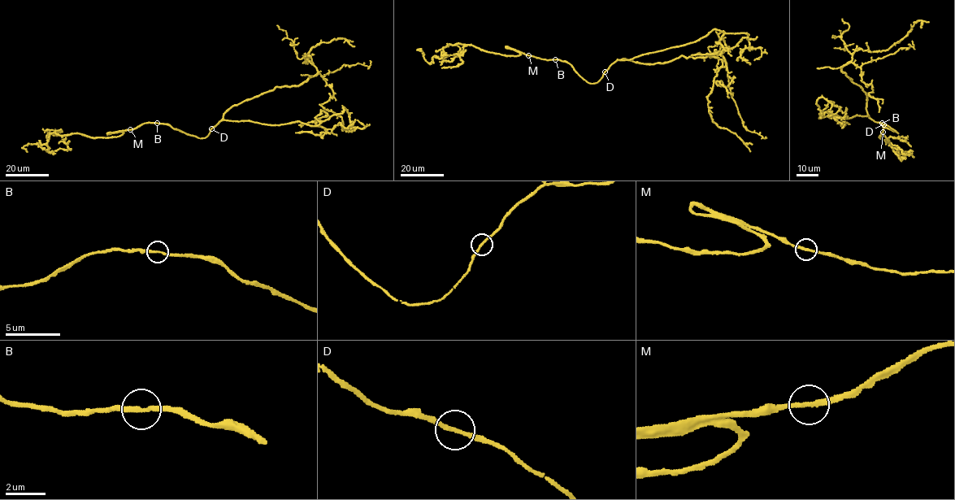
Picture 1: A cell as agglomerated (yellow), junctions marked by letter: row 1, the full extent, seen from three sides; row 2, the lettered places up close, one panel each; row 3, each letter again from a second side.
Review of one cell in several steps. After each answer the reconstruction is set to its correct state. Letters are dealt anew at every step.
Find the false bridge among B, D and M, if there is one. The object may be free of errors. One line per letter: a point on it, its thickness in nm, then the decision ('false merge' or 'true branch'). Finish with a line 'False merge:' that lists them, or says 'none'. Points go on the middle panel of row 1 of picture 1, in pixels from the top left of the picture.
B: at (555, 59); 240 nm thick; true branch
D: at (605, 71); 200 nm thick; true branch
M: at (528, 55); 220 nm thick; true branch
False merge: none

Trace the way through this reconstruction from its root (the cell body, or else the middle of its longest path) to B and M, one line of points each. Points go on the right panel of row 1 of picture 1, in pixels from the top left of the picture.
B: (878, 123), (889, 126), (898, 133), (883, 128), (881, 123)
M: (878, 123), (889, 126), (898, 133), (883, 128), (882, 123), (883, 132)

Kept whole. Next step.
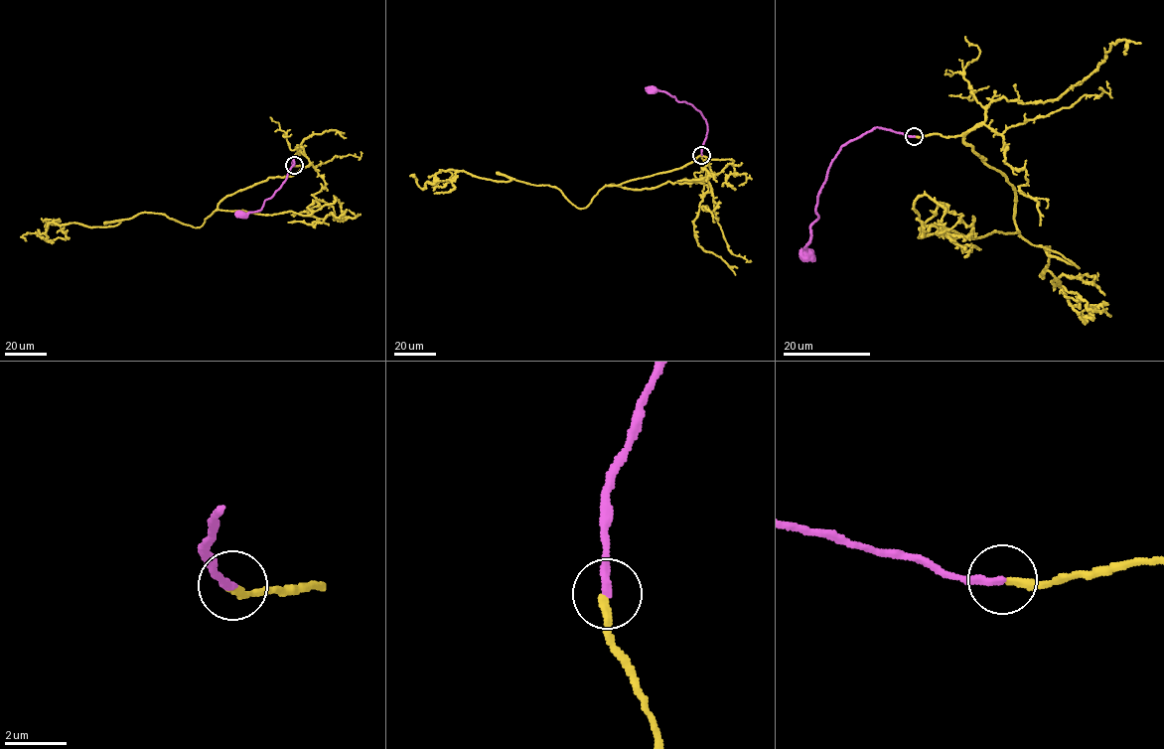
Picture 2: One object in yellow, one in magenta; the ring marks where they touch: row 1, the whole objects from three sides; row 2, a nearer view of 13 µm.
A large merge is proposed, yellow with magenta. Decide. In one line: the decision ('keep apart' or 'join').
join

